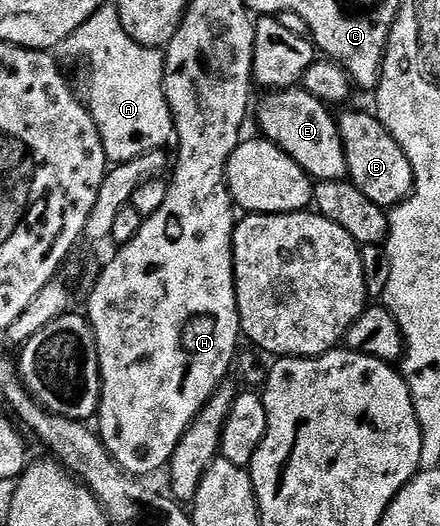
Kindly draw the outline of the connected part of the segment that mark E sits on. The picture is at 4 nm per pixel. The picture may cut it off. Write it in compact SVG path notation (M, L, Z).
M284 89L279 93L272 93L268 100L260 107L259 134L267 138L268 142L277 144L313 180L344 179L348 174L348 163L344 160L344 142L340 139L340 128L337 120L327 106L315 99L309 91L303 89Z

